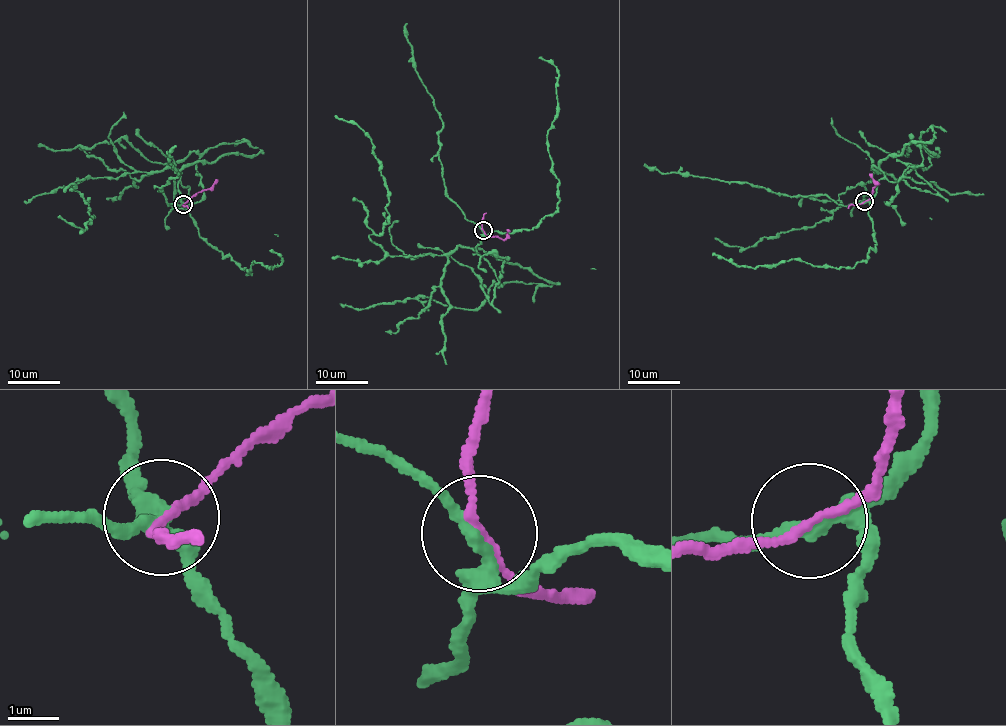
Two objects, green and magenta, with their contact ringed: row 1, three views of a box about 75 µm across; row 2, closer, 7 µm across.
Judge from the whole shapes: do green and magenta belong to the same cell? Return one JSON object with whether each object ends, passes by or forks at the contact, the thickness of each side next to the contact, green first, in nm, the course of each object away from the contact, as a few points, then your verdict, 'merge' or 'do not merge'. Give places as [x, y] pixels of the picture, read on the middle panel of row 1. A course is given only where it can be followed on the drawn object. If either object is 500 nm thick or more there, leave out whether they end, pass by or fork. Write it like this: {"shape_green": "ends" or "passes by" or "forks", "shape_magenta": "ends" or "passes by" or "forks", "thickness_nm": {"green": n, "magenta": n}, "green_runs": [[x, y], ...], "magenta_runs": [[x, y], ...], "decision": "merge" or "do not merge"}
{"shape_green": "forks", "shape_magenta": "passes by", "thickness_nm": {"green": 240, "magenta": 150}, "green_runs": [[483, 231], [477, 253], [555, 283], [494, 284], [475, 309], [420, 296], [359, 309], [339, 304]], "magenta_runs": [[483, 230], [487, 235], [504, 239], [508, 229]], "decision": "merge"}

